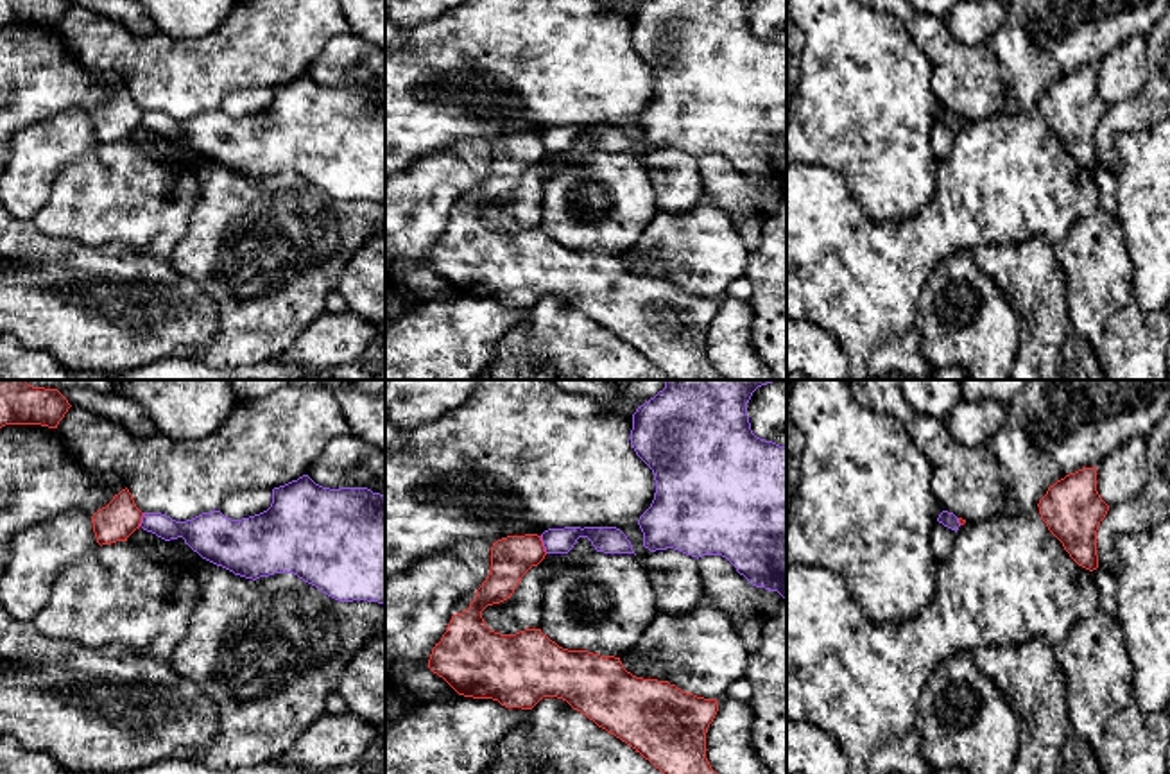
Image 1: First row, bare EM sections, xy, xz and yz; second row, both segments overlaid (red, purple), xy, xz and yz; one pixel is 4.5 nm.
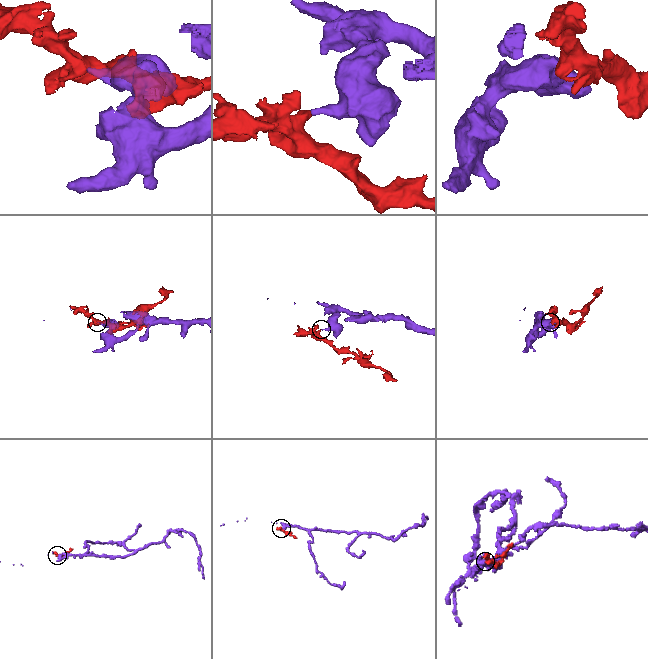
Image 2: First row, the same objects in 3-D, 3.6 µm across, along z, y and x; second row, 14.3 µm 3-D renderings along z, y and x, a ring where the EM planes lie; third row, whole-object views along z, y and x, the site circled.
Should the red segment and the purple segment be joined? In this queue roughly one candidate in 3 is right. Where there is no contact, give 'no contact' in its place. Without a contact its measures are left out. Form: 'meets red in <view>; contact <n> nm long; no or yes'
meets red in xz; contact 90 nm long; no

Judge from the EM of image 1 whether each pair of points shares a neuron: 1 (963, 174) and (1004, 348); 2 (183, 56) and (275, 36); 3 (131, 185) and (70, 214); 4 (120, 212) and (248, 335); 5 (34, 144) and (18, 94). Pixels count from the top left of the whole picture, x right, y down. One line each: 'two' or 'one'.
1: two
2: one
3: one
4: two
5: two

